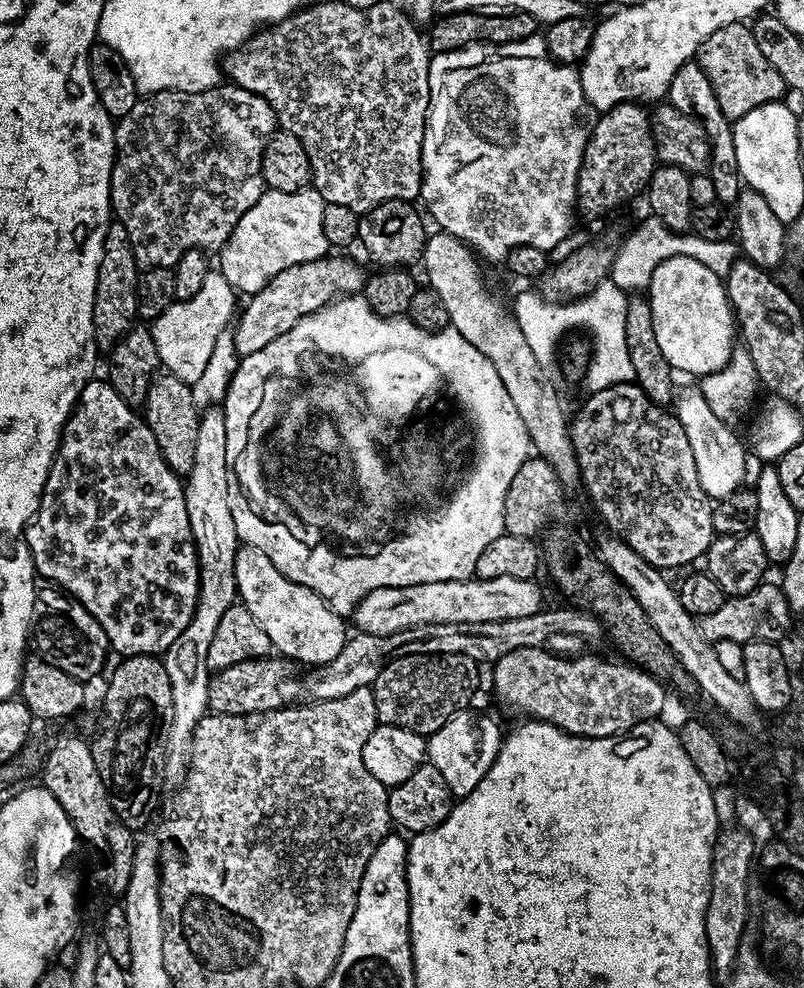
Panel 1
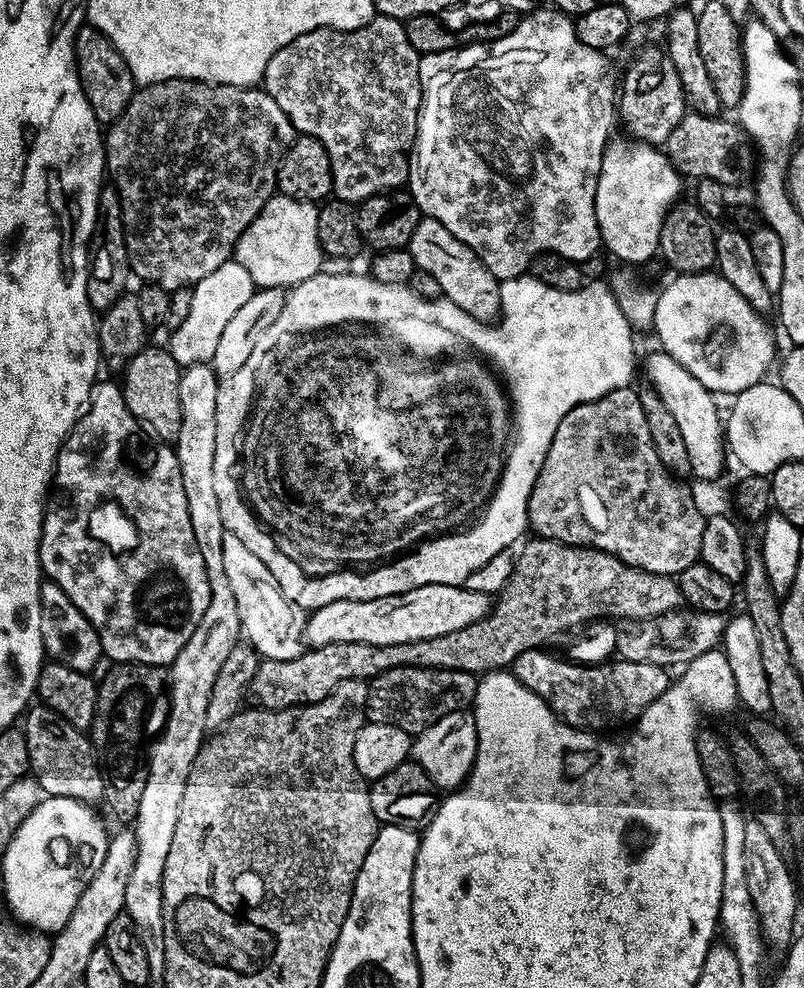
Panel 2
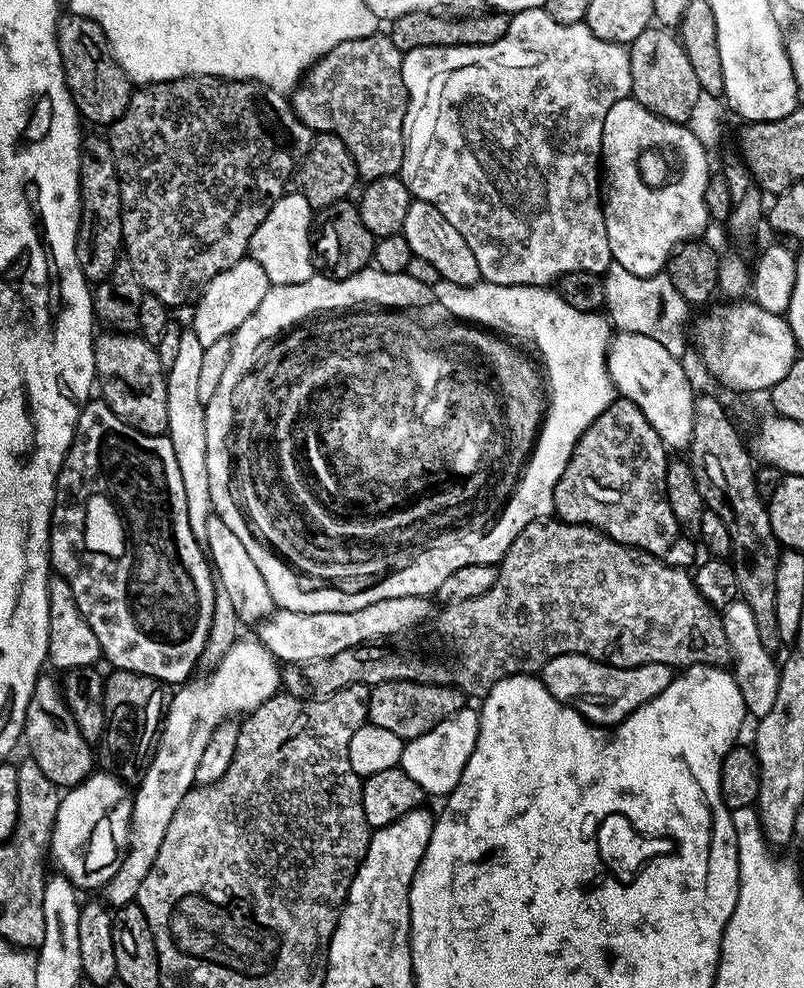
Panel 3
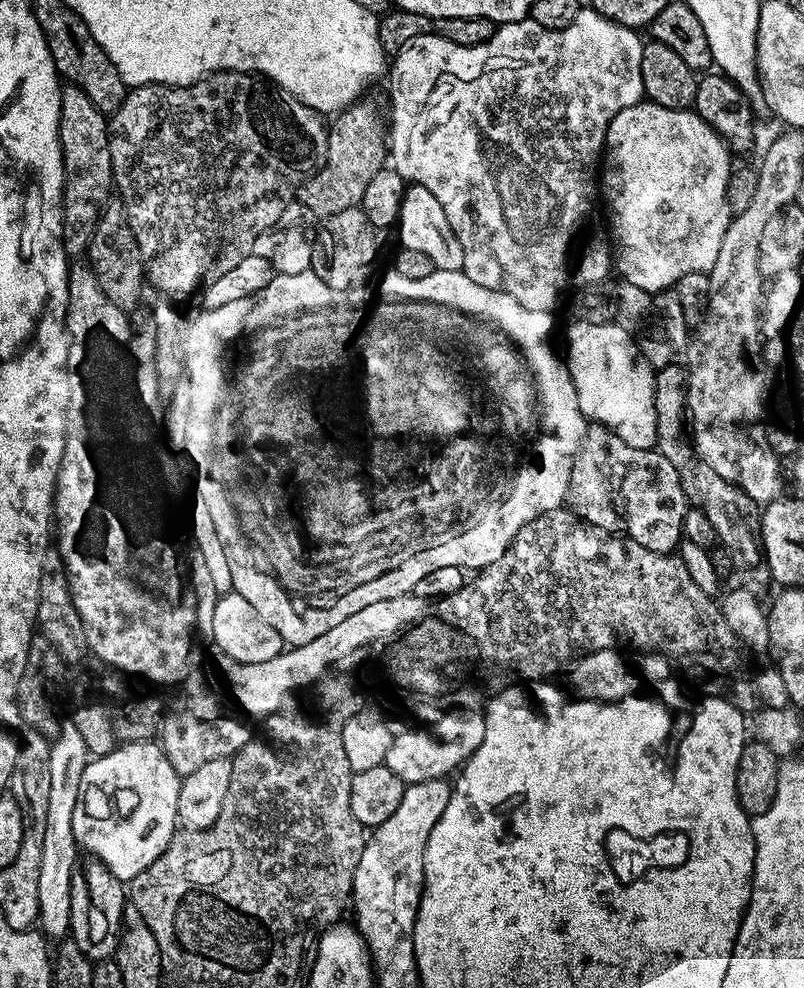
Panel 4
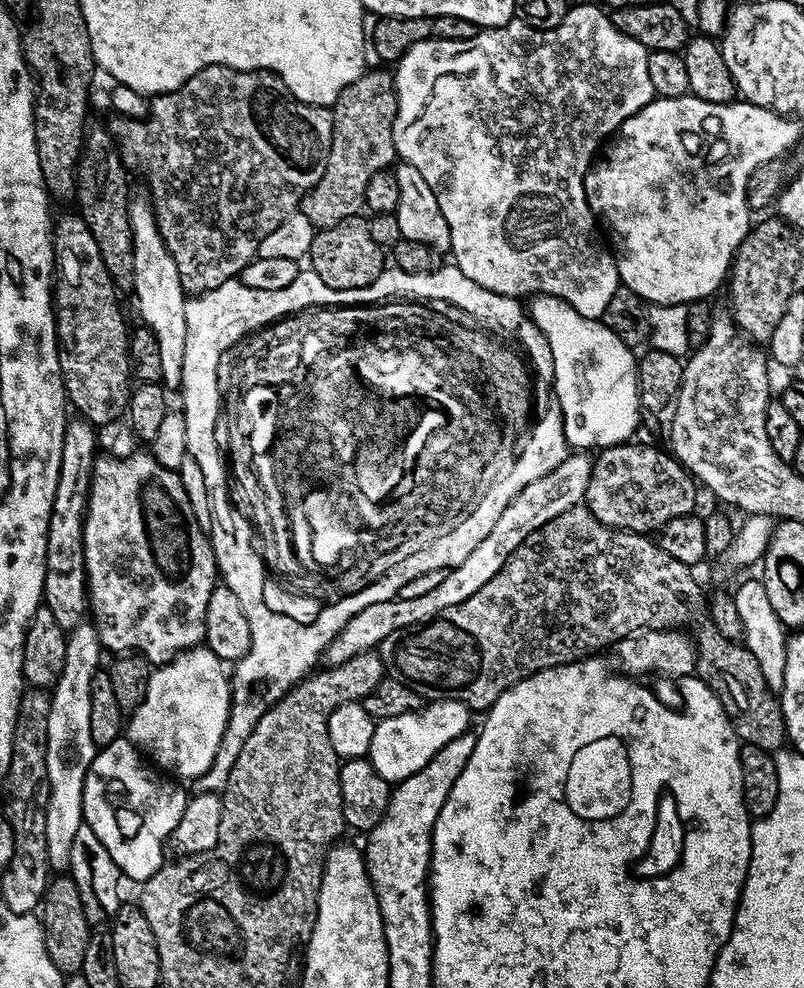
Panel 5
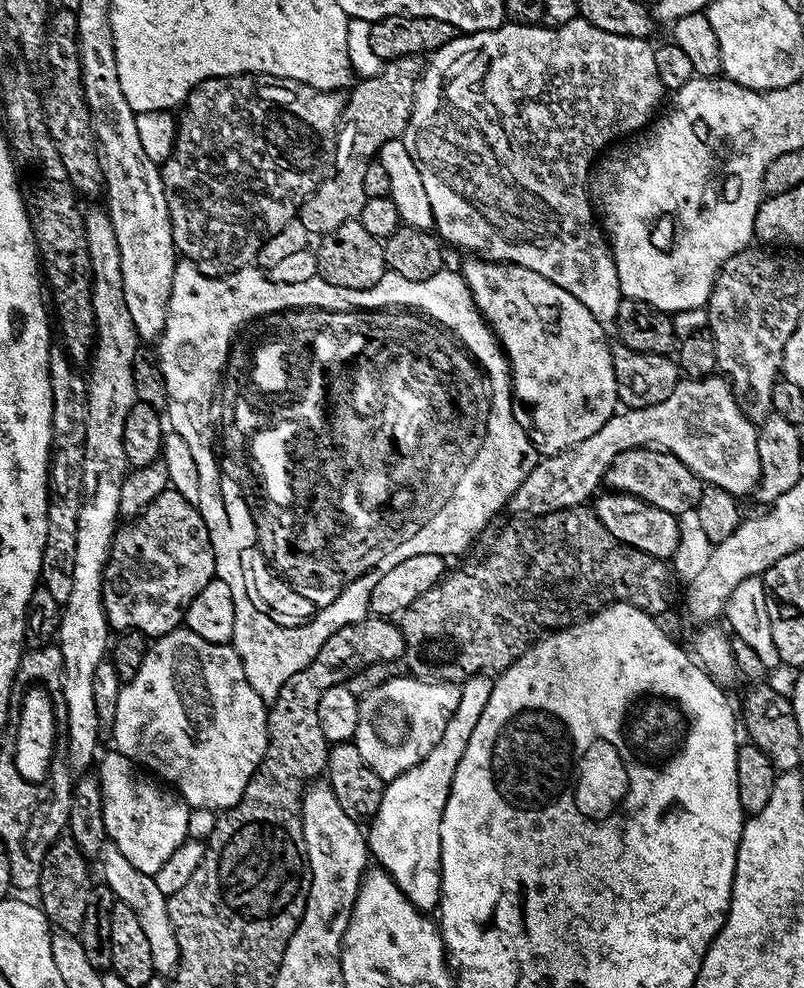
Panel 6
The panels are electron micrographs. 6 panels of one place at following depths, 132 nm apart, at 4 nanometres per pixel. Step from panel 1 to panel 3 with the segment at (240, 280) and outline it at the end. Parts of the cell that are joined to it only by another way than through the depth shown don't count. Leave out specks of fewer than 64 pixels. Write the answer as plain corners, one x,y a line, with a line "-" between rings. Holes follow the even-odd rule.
298,190
285,191
274,202
262,226
250,238
248,256
266,270
269,285
305,282
314,273
314,210

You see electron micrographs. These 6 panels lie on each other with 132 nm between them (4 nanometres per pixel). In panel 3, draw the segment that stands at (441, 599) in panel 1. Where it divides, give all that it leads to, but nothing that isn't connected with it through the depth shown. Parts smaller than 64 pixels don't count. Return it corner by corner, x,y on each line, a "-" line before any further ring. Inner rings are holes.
407,596
374,602
370,606
362,606
362,610
353,612
302,614
276,610
259,625
261,628
258,639
266,646
266,650
272,652
277,661
285,665
305,664
318,658
330,658
338,654
338,650
410,632
413,628
423,625
433,615
431,603
433,604
433,601
427,596

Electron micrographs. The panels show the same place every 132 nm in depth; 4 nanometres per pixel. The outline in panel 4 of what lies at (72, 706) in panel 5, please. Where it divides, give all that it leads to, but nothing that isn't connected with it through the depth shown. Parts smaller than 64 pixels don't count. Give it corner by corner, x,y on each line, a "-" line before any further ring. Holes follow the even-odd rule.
71,722
60,725
59,734
51,741
50,750
50,802
42,809
42,827
44,837
42,838
42,866
38,869
38,910
40,918
38,928
45,937
64,938
70,932
70,874
76,868
78,859
78,845
74,838
74,806
78,802
78,782
82,782
84,768
88,765
89,755
82,738
78,734
78,726

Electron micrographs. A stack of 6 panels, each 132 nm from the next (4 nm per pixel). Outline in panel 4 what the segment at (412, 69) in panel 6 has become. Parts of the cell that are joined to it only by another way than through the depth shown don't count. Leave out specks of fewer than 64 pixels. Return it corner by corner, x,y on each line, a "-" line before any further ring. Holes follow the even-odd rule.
363,102
349,104
348,107
335,113
331,120
327,125
328,141
326,142
324,162
298,189
299,203
303,204
305,209
316,218
338,214
338,210
359,208
362,194
366,194
366,186
370,182
370,178
374,178
374,174
378,174
378,170
385,167
386,164
386,160
384,160
384,132
380,129
380,116
376,113
374,105
363,104

